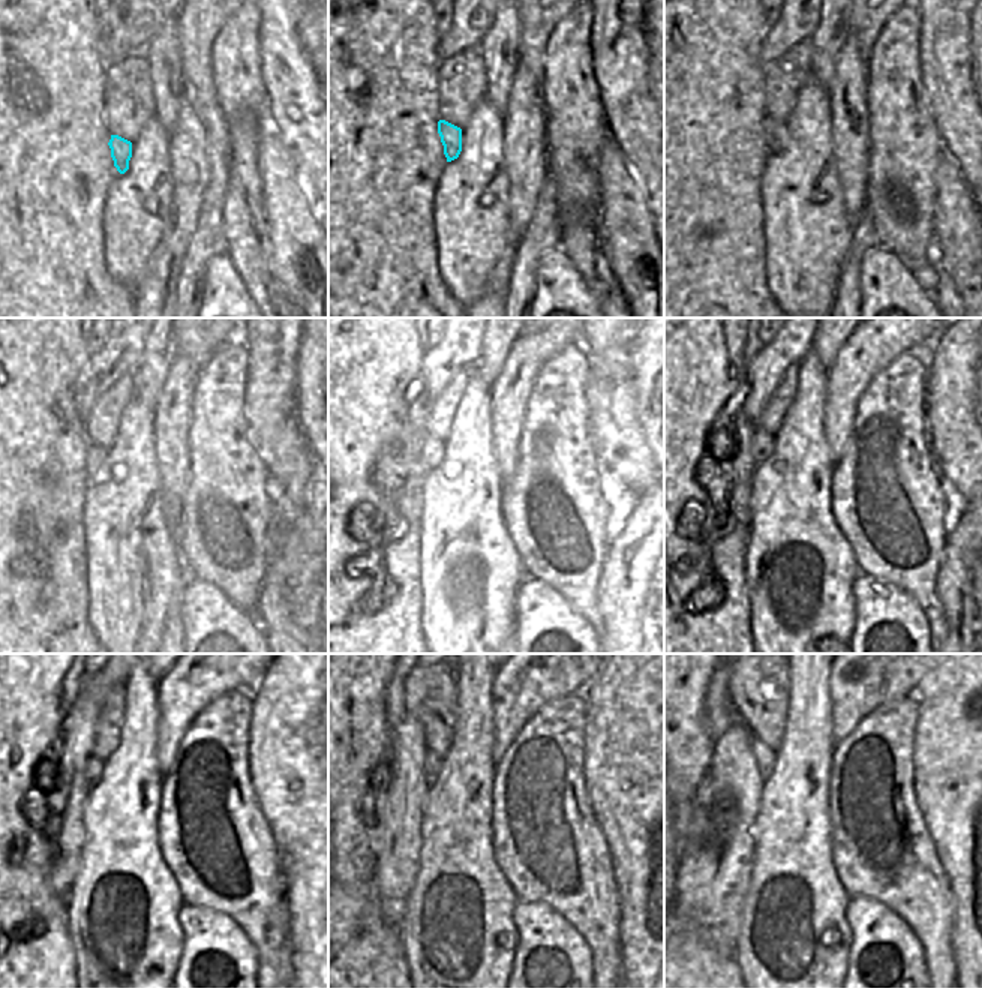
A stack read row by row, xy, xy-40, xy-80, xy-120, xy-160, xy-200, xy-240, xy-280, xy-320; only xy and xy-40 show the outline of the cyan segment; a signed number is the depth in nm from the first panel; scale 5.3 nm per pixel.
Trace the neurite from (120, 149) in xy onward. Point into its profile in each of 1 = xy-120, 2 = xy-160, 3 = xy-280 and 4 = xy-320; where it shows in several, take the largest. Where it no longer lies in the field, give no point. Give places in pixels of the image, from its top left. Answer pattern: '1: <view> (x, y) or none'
1: xy-120 (96, 455)
2: xy-160 (432, 452)
3: xy-280 (432, 762)
4: xy-320 (765, 756)

